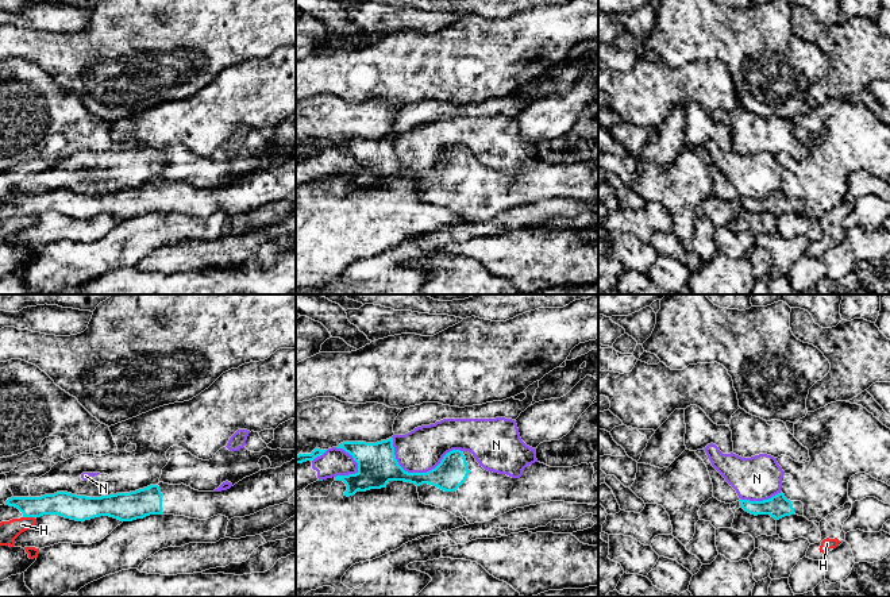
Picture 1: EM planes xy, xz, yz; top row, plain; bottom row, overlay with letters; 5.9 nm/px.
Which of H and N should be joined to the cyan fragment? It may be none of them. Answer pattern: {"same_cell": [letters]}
{"same_cell": []}

